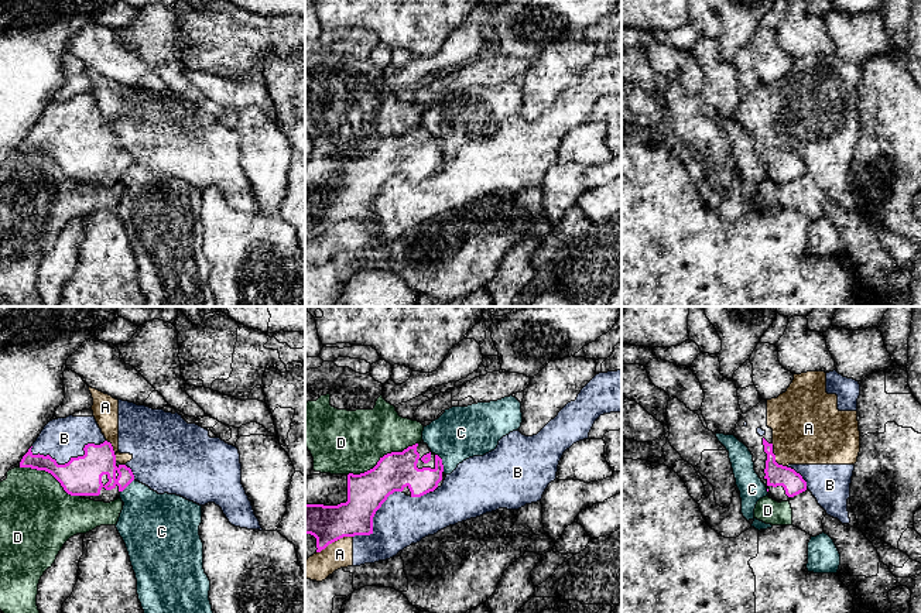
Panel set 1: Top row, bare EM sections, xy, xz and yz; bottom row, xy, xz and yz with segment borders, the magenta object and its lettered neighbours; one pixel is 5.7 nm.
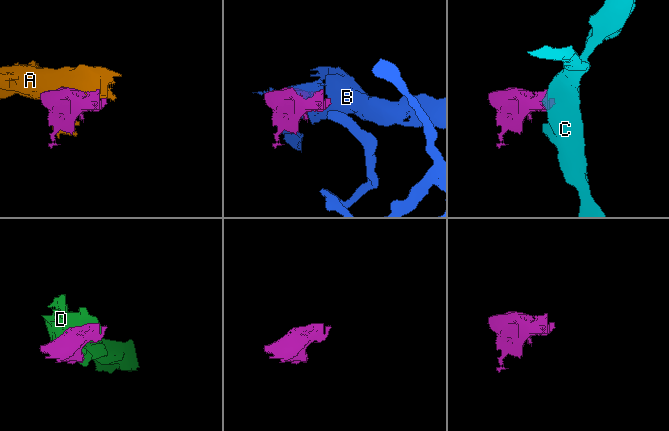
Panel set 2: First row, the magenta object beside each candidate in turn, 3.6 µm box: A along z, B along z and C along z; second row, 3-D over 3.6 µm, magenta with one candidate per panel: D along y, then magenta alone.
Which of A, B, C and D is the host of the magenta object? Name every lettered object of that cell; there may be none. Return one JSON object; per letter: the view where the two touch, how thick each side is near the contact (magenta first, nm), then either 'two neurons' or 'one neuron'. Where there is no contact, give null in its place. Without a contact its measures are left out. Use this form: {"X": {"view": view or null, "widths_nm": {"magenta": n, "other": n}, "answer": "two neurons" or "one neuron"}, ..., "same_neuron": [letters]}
{"A": {"view": "xz", "widths_nm": {"magenta": 200, "other": 160}, "answer": "two neurons"}, "B": {"view": "xy", "widths_nm": {"magenta": 220, "other": 240}, "answer": "two neurons"}, "C": {"view": "xz", "widths_nm": {"magenta": 200, "other": 300}, "answer": "two neurons"}, "D": {"view": "xz", "widths_nm": {"magenta": 220, "other": 360}, "answer": "two neurons"}, "same_neuron": []}

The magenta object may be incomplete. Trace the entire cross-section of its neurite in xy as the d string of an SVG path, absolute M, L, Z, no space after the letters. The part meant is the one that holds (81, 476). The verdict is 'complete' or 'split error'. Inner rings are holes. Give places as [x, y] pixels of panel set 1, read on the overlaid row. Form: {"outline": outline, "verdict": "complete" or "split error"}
{"outline": "M110 442L88 444L85 455L58 465L49 455L34 455L31 448L23 456L20 468L51 473L71 496L110 503L134 480L130 468L120 465Z", "verdict": "split error"}

